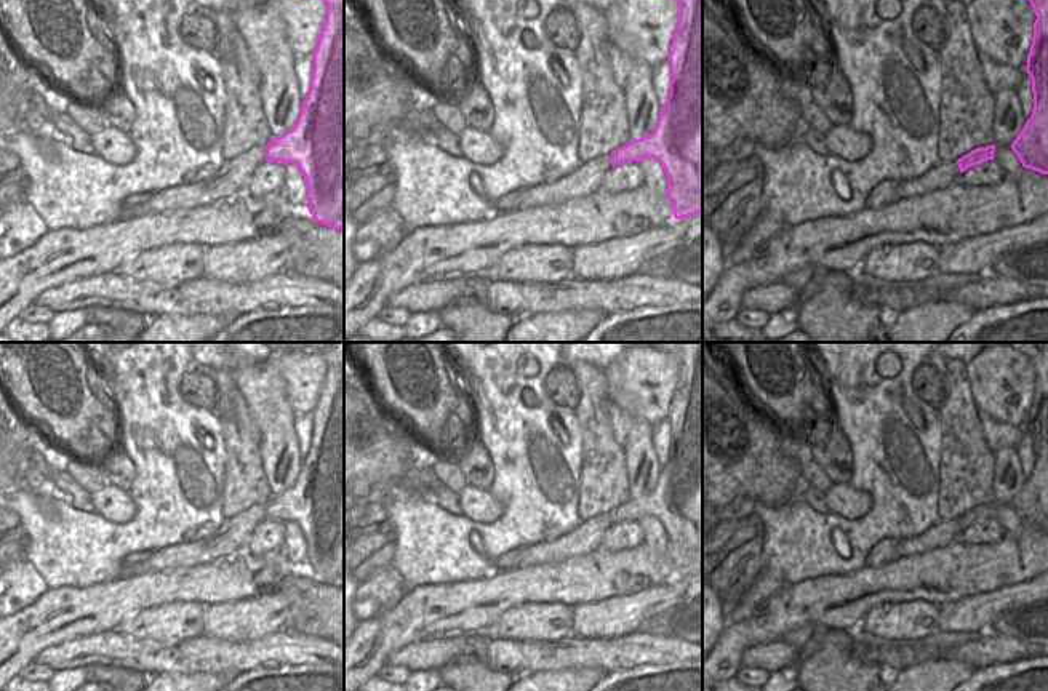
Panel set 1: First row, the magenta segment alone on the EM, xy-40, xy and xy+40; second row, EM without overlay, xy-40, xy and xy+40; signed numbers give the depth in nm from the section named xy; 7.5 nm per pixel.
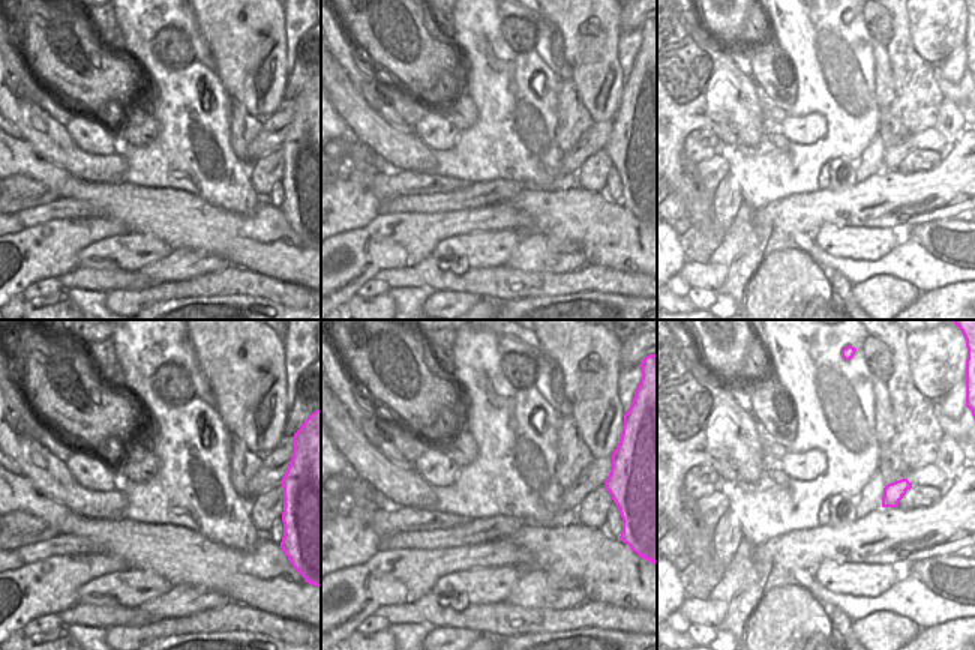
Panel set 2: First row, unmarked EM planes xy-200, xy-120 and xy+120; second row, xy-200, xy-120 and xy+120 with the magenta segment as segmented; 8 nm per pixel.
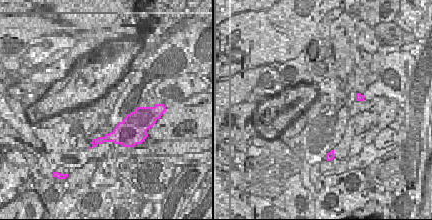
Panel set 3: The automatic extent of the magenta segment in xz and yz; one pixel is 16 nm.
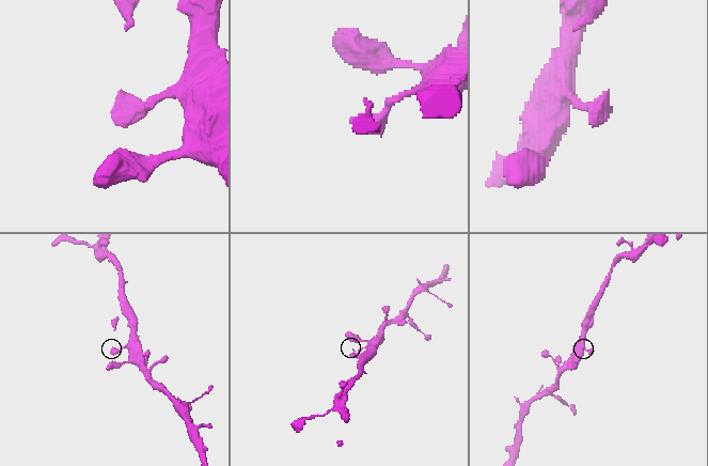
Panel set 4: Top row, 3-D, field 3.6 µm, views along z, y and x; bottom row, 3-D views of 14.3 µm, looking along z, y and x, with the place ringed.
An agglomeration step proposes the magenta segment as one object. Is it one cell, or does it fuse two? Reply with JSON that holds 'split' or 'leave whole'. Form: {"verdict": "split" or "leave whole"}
{"verdict": "leave whole"}

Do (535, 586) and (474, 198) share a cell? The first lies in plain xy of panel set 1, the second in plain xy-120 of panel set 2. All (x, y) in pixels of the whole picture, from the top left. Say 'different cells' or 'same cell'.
different cells

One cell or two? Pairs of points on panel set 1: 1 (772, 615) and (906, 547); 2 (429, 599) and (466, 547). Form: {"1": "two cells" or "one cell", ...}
{"1": "two cells", "2": "two cells"}

